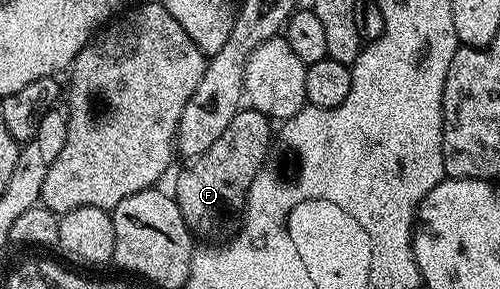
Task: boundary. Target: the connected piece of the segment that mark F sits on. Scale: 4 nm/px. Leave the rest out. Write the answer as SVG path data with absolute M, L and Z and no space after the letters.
M242 108L231 124L227 124L223 136L219 136L219 140L215 140L207 152L192 159L178 172L177 187L172 187L171 193L179 204L179 212L183 212L183 220L198 239L225 240L234 233L235 219L244 211L251 180L255 180L255 176L266 165L269 141L275 138L275 126L273 130L272 125L274 123L268 114Z

